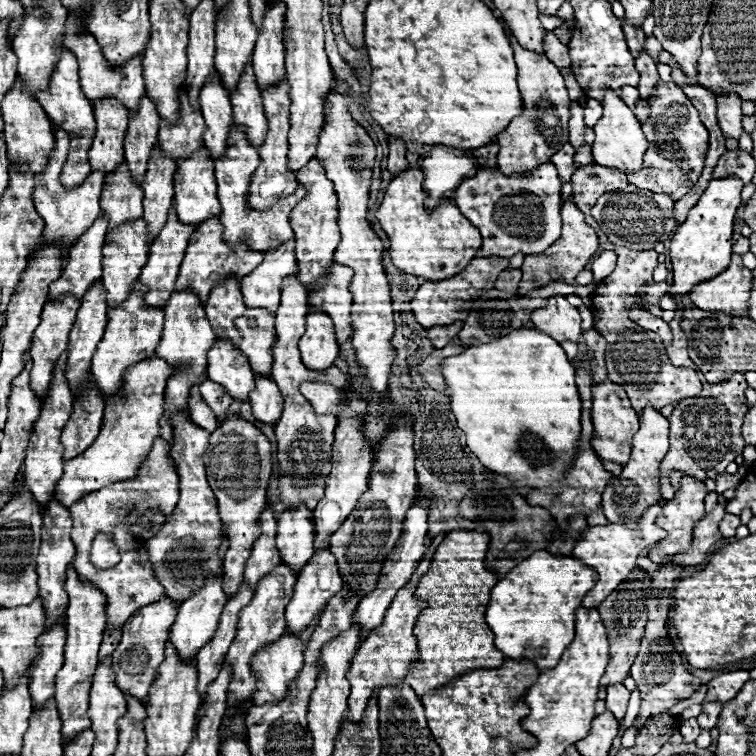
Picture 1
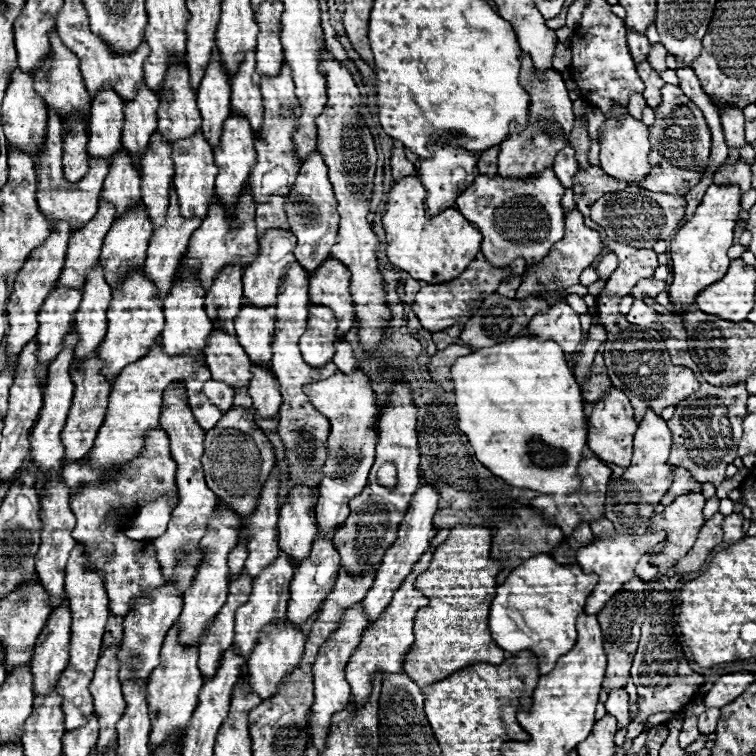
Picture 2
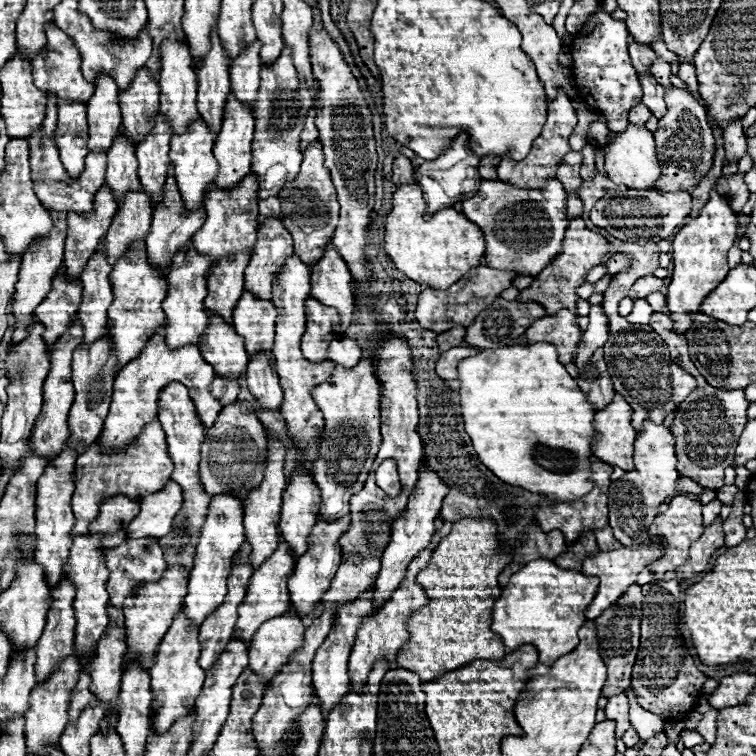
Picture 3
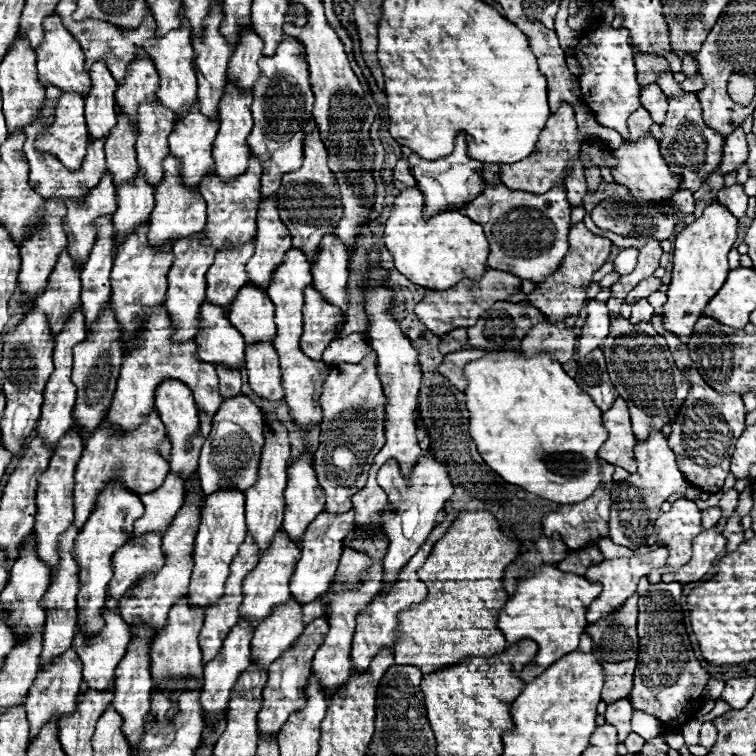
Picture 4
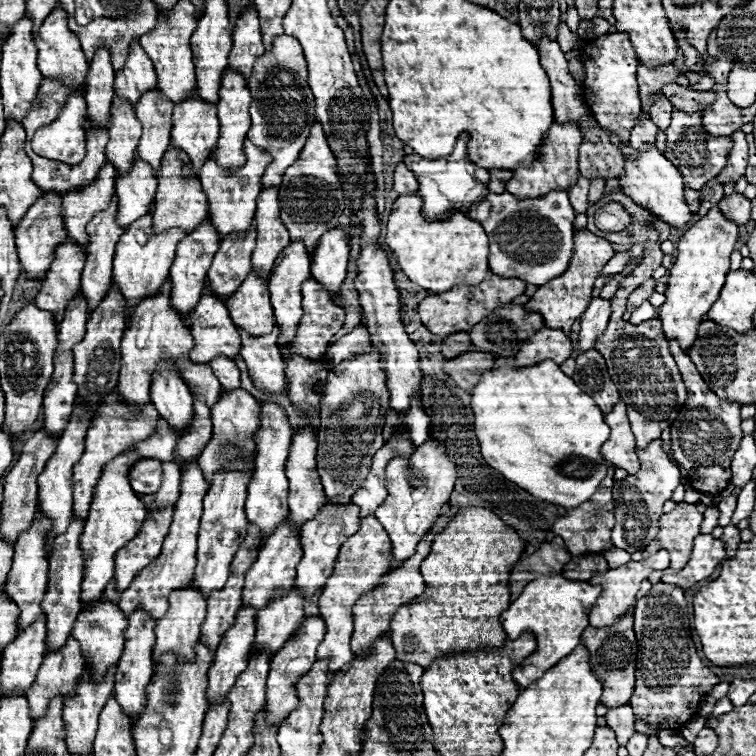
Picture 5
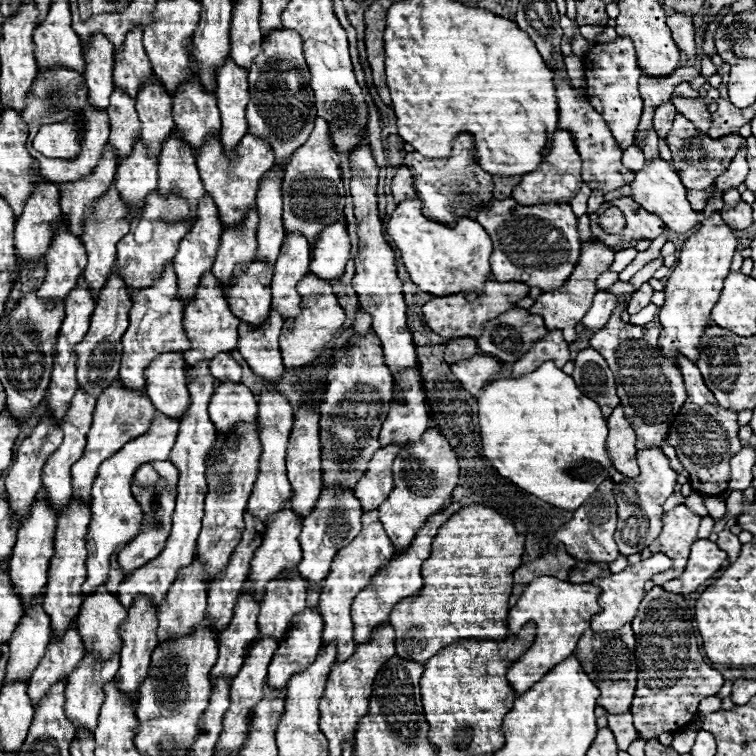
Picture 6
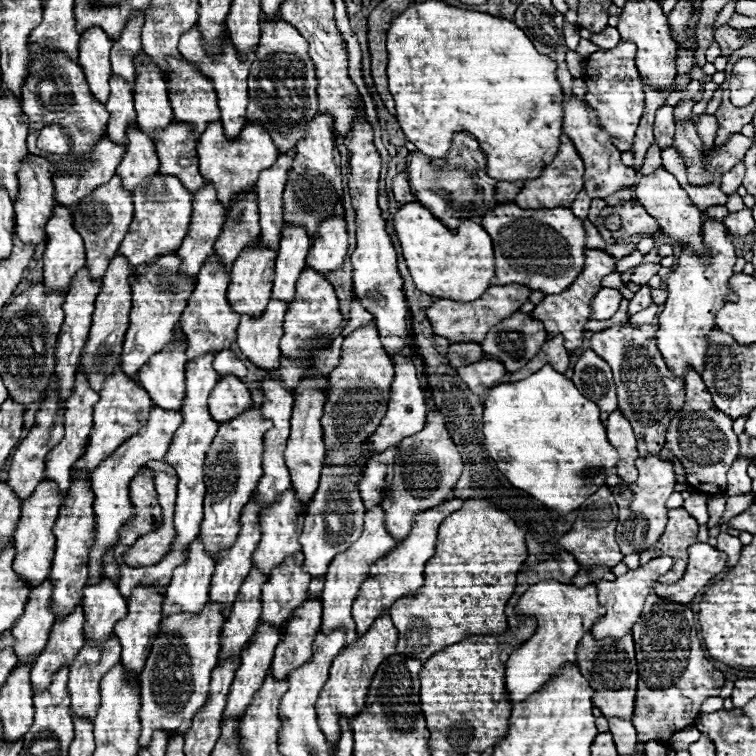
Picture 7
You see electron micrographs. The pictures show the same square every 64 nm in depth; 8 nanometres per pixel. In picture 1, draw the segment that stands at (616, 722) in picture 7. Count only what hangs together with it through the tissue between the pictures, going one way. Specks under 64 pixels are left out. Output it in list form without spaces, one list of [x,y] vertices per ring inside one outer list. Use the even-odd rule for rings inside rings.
[[[612,684],[608,686],[608,696],[606,696],[606,708],[616,716],[618,722],[622,722],[628,706],[630,690],[624,688],[624,684]]]

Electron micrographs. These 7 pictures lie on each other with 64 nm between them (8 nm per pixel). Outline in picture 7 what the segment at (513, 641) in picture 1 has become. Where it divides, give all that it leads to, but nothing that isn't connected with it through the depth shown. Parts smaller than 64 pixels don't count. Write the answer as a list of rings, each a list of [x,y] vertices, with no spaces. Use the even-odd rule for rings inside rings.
[[[540,580],[532,584],[518,600],[514,612],[522,622],[530,616],[538,620],[536,632],[508,659],[506,664],[506,690],[512,702],[526,700],[544,682],[548,682],[560,666],[566,662],[576,662],[576,646],[584,632],[592,628],[596,618],[604,616],[606,608],[596,600],[598,590],[594,584],[576,588],[574,584],[562,584],[558,580]]]

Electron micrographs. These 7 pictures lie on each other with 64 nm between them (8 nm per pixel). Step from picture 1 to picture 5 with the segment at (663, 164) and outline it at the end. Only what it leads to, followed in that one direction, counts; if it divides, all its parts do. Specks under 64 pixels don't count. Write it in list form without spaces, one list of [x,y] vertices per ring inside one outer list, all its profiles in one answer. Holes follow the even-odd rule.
[[[672,110],[672,122],[664,130],[666,134],[666,152],[668,160],[678,168],[678,172],[684,176],[684,186],[692,190],[700,190],[708,180],[720,174],[726,162],[728,148],[732,148],[732,140],[728,136],[712,136],[702,126],[702,116],[698,112],[682,112]]]

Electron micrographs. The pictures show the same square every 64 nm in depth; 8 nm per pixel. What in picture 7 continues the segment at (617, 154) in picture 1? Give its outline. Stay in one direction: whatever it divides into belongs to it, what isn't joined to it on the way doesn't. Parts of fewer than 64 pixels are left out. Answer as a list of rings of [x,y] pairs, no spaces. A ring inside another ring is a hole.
[[[660,166],[658,170],[654,170],[652,174],[648,176],[642,176],[636,184],[636,190],[634,190],[638,202],[646,208],[646,212],[654,218],[658,218],[660,222],[660,228],[666,236],[674,238],[676,242],[680,244],[688,244],[692,248],[696,248],[696,252],[704,254],[706,248],[704,244],[700,244],[700,228],[702,228],[702,212],[698,208],[694,208],[694,204],[690,202],[688,194],[684,192],[684,188],[678,184],[678,180],[664,168]]]

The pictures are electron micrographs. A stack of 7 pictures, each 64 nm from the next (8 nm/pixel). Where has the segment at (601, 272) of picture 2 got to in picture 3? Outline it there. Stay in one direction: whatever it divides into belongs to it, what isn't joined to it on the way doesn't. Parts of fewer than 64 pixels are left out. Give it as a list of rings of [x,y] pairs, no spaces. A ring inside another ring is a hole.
[[[617,253],[610,256],[604,266],[606,266],[606,274],[618,274],[620,270],[625,270],[630,266],[630,259],[625,254]]]

